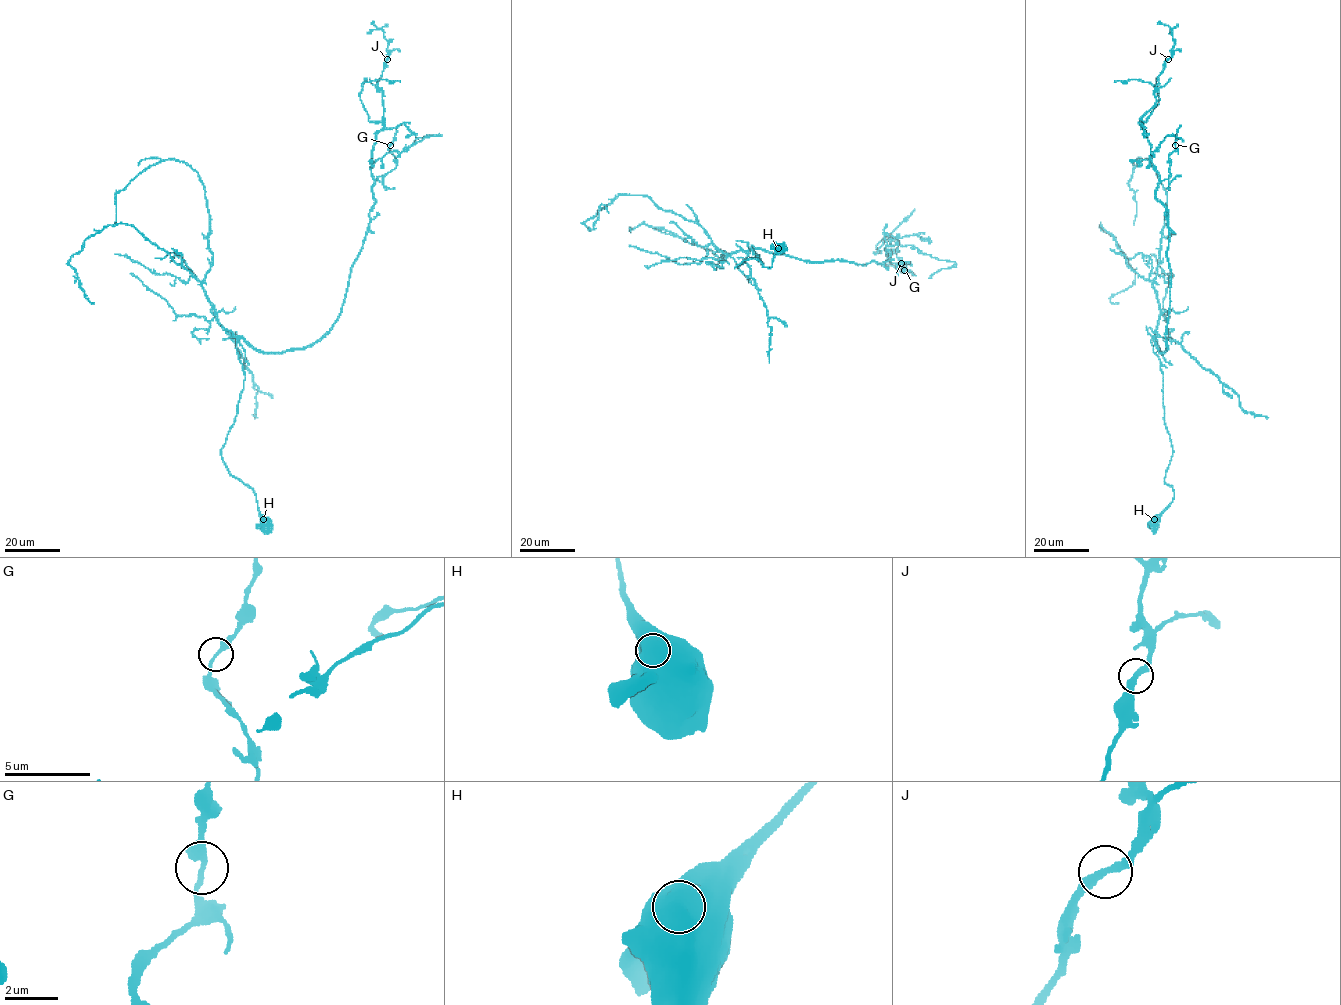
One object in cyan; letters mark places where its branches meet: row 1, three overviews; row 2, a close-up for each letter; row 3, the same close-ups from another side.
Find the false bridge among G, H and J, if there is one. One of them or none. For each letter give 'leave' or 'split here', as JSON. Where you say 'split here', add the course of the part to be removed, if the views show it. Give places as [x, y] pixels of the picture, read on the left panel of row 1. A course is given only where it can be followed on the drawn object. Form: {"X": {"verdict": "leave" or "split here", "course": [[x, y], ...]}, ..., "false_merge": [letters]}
{"G": {"verdict": "leave"}, "H": {"verdict": "leave"}, "J": {"verdict": "leave"}, "false_merge": []}

